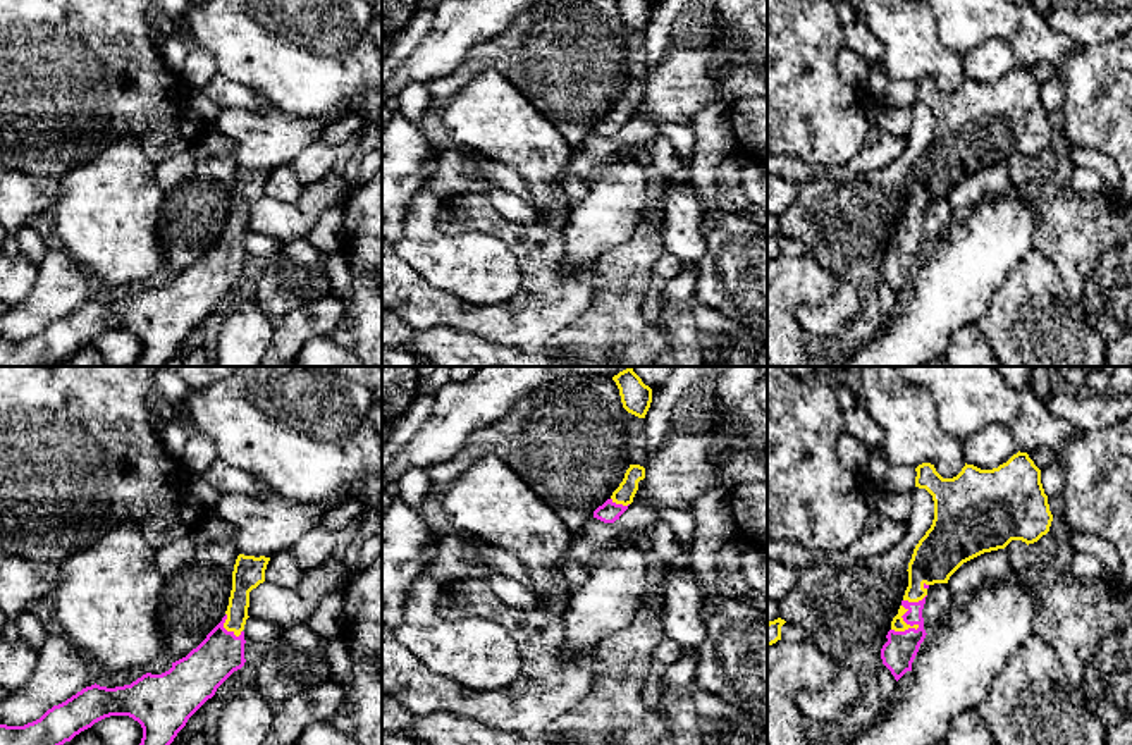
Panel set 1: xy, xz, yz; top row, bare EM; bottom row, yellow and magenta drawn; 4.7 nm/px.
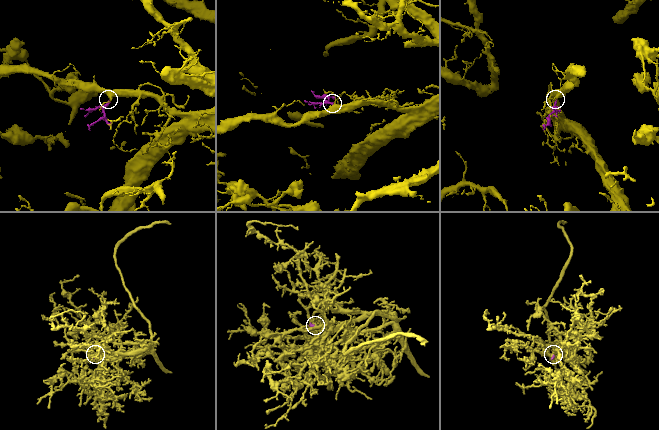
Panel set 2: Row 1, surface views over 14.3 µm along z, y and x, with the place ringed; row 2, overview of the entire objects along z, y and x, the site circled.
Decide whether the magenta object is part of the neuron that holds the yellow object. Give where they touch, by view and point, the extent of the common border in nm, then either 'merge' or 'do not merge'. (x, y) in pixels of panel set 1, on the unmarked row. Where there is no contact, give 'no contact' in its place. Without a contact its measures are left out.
yz (902, 233) | 140 nm | merge

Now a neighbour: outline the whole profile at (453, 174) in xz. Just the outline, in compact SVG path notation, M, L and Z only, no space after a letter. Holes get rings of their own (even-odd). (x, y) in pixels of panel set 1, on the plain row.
M439 151L435 174L423 179L420 193L439 200L454 194L487 194L494 186L490 181L473 174L478 155L471 151Z

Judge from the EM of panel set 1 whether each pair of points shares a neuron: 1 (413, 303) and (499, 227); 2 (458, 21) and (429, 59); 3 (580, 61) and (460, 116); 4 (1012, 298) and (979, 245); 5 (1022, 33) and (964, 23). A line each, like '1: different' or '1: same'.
1: same
2: same
3: different
4: different
5: same

